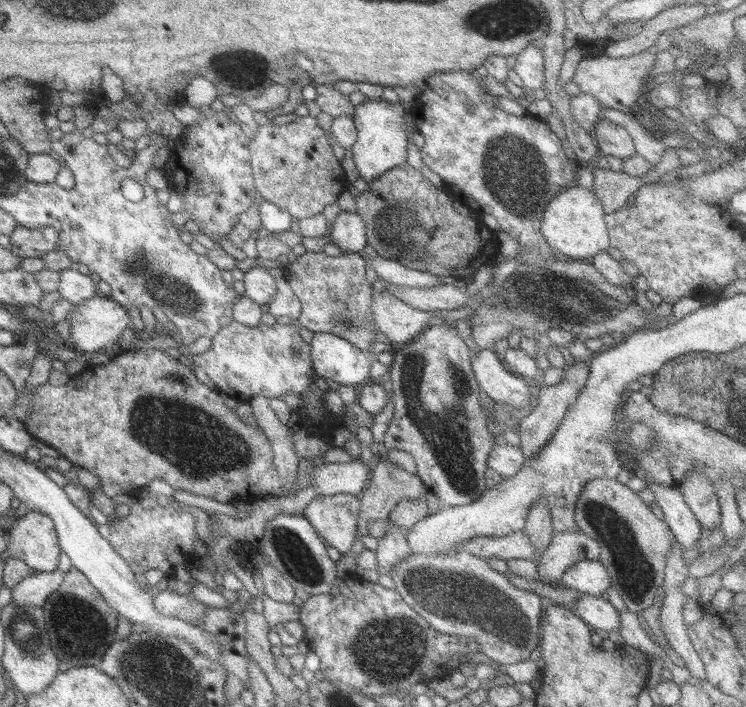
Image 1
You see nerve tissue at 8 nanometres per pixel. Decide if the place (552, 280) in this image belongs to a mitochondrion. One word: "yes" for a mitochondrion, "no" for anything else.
no

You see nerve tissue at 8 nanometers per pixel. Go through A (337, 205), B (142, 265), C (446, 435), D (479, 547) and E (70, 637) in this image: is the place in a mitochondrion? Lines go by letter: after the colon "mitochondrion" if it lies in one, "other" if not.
A: other
B: mitochondrion
C: mitochondrion
D: other
E: mitochondrion

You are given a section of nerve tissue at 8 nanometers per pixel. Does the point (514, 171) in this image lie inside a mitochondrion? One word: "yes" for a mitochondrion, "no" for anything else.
yes

